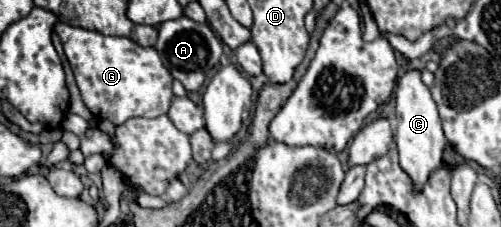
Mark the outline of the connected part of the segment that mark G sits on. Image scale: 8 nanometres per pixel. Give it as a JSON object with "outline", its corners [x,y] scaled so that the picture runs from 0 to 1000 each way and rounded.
{"outline":[[[126,97],[110,106],[110,141],[126,185],[166,449],[194,529],[214,520],[234,555],[265,511],[309,520],[333,502],[345,441],[345,335],[325,291],[309,211],[285,211],[257,167],[206,159]]]}

